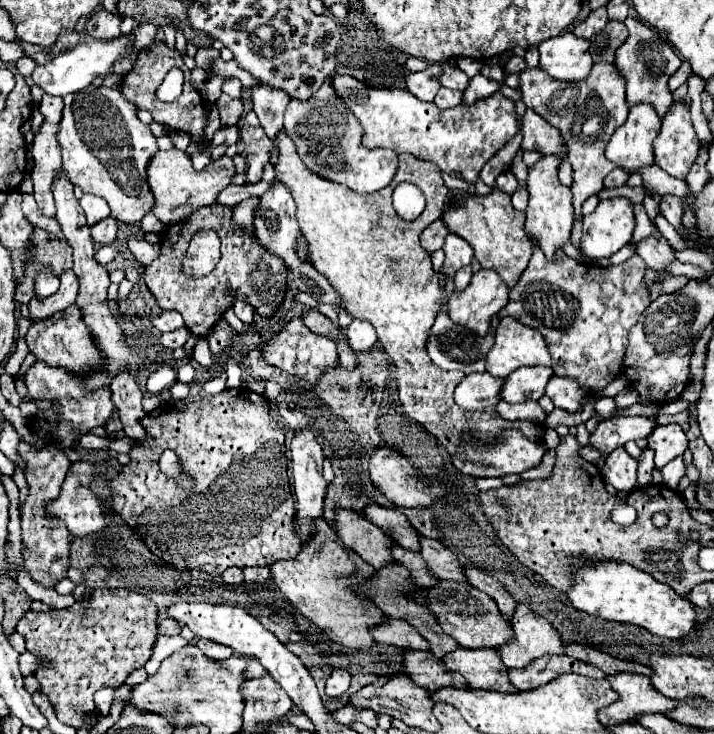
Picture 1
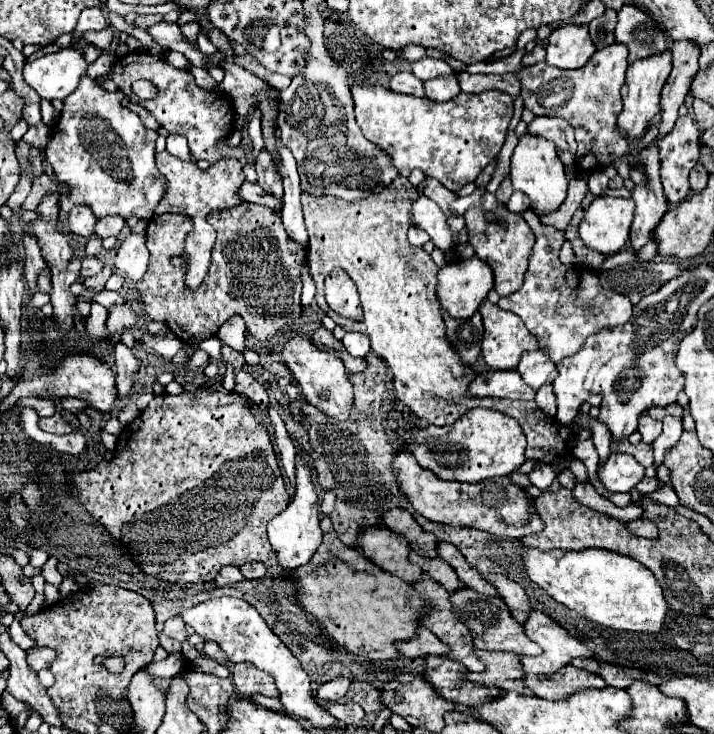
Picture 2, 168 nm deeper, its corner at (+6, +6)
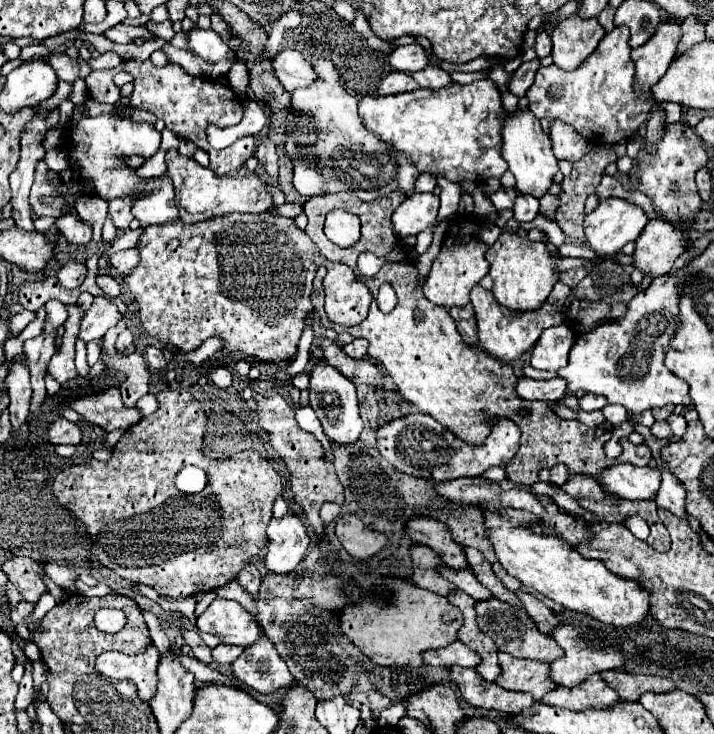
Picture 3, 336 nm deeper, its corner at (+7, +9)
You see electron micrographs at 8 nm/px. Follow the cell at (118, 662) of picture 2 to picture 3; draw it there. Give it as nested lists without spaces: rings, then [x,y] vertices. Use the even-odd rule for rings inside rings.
[[[149,646],[143,654],[137,654],[137,656],[124,655],[118,651],[107,651],[96,658],[95,669],[113,680],[132,680],[137,684],[139,698],[149,704],[157,692],[159,658],[161,654],[157,652],[155,646]]]

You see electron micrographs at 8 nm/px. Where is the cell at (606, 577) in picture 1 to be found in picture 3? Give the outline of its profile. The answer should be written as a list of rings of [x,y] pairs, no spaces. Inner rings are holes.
[[[503,510],[499,516],[493,512],[485,512],[487,520],[487,534],[495,548],[495,554],[503,568],[519,578],[525,586],[535,588],[543,596],[555,600],[563,608],[583,612],[595,620],[601,620],[611,626],[629,628],[641,624],[649,614],[649,590],[639,586],[637,580],[621,578],[613,574],[603,562],[583,558],[557,536],[543,536],[529,530],[529,522],[533,516],[523,510]]]

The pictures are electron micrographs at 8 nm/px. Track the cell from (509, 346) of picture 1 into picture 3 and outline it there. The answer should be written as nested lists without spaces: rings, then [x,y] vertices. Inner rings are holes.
[[[475,286],[471,292],[471,304],[475,308],[475,318],[477,318],[477,326],[479,326],[479,344],[483,350],[487,350],[491,356],[495,356],[501,362],[513,362],[517,358],[521,358],[541,336],[541,332],[549,326],[559,326],[565,322],[565,306],[559,304],[543,304],[537,310],[525,310],[525,312],[517,312],[509,310],[505,306],[501,306],[495,298],[493,292]]]

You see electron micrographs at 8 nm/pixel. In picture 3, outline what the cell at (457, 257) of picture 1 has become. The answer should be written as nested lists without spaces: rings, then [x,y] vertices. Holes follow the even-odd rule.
[[[411,194],[393,214],[395,234],[399,238],[415,236],[427,228],[437,226],[439,212],[439,196],[435,194]]]

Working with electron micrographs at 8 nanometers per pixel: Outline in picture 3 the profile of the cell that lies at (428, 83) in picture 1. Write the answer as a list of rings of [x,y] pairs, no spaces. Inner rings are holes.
[[[391,72],[379,86],[377,94],[379,96],[393,96],[393,94],[403,94],[403,92],[415,92],[419,90],[417,82],[413,80],[411,74],[405,72]]]

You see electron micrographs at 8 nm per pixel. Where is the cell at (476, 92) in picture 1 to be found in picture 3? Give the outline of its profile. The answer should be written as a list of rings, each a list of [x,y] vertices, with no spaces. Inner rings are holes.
[[[539,58],[531,60],[531,62],[523,62],[513,74],[511,74],[511,82],[507,84],[507,90],[515,96],[525,96],[525,92],[529,90],[529,86],[533,84],[535,72],[539,68]]]

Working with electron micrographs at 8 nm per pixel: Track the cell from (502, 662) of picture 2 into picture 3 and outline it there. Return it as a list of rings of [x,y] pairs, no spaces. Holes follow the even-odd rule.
[[[499,652],[501,674],[495,680],[505,690],[529,692],[535,700],[541,700],[545,692],[553,690],[553,682],[549,680],[549,666],[537,660],[523,660]]]

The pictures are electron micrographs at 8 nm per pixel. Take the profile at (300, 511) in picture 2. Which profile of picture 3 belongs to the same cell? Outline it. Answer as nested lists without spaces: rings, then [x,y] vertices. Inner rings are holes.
[[[285,514],[283,518],[271,518],[267,526],[269,550],[265,556],[265,566],[271,572],[287,574],[295,570],[305,554],[309,552],[311,538],[307,526],[299,514]]]

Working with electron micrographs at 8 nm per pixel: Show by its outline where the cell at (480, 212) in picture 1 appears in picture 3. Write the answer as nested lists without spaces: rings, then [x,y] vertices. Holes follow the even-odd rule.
[[[501,234],[497,242],[485,252],[485,258],[491,264],[489,276],[493,278],[493,294],[499,304],[511,310],[539,308],[547,300],[553,284],[557,282],[557,278],[553,276],[555,266],[561,272],[583,266],[581,258],[553,258],[545,250],[543,242],[533,242],[531,238],[519,234]]]

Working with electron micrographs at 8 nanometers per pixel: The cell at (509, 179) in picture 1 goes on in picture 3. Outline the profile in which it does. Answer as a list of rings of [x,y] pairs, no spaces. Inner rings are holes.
[[[499,188],[497,192],[493,192],[491,196],[491,202],[497,210],[505,210],[505,208],[513,208],[513,202],[517,198],[517,190],[515,188]]]

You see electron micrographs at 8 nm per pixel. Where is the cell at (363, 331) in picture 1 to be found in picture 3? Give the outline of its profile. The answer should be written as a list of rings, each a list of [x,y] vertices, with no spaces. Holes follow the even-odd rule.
[[[355,338],[353,342],[349,342],[349,344],[345,344],[343,346],[343,350],[345,350],[345,354],[349,354],[351,358],[363,358],[365,354],[367,354],[367,342],[365,342],[365,338]]]

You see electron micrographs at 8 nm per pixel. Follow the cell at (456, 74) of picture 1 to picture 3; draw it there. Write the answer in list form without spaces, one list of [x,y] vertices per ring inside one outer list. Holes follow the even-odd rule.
[[[407,44],[395,48],[389,56],[389,62],[399,72],[419,72],[429,64],[427,54],[419,44]]]

